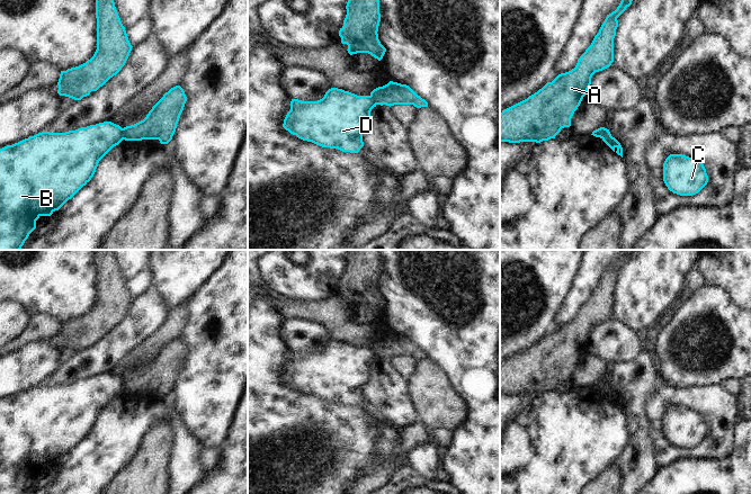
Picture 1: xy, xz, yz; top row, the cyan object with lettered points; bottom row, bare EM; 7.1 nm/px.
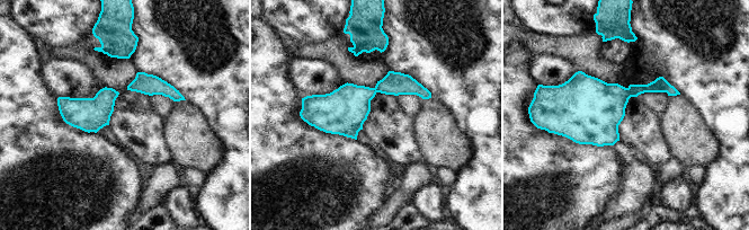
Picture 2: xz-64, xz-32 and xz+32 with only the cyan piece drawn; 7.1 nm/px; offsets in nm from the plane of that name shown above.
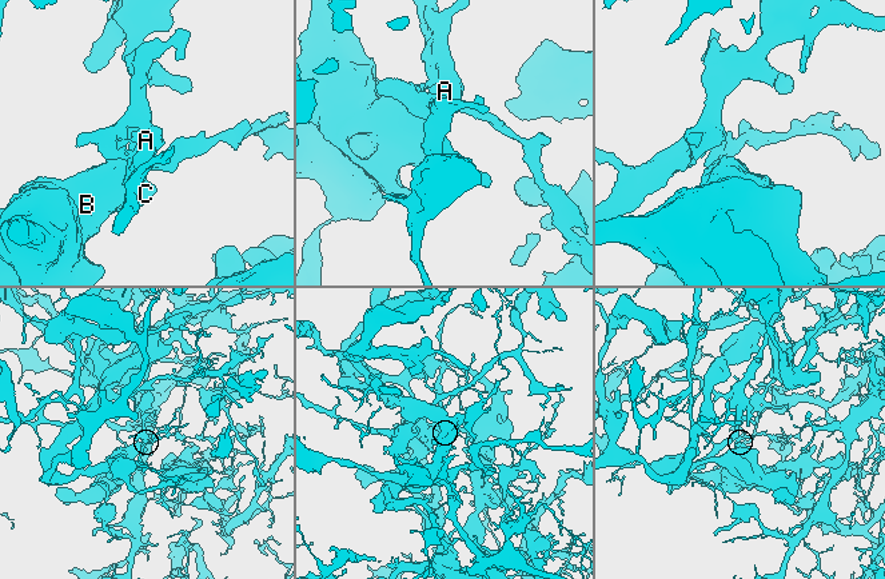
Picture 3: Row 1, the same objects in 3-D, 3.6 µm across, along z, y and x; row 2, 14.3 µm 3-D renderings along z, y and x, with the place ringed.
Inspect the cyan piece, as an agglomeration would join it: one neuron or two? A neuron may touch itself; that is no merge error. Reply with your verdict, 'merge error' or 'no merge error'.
merge error

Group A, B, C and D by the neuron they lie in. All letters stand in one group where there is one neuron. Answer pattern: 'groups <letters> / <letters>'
groups A / B C D

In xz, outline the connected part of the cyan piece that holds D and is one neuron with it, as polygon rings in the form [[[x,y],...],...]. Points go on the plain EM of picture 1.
[[[331,340],[318,353],[292,351],[283,379],[322,399],[358,405],[374,359],[370,348]]]

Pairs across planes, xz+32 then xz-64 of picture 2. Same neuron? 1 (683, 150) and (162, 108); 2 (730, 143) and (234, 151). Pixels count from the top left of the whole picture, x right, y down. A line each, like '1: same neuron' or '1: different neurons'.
1: different neurons
2: same neuron

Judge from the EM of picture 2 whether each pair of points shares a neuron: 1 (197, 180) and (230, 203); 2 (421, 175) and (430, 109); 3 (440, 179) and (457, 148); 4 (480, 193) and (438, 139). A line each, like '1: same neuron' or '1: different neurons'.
1: different neurons
2: different neurons
3: different neurons
4: different neurons

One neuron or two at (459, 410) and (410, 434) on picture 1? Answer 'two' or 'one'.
two

